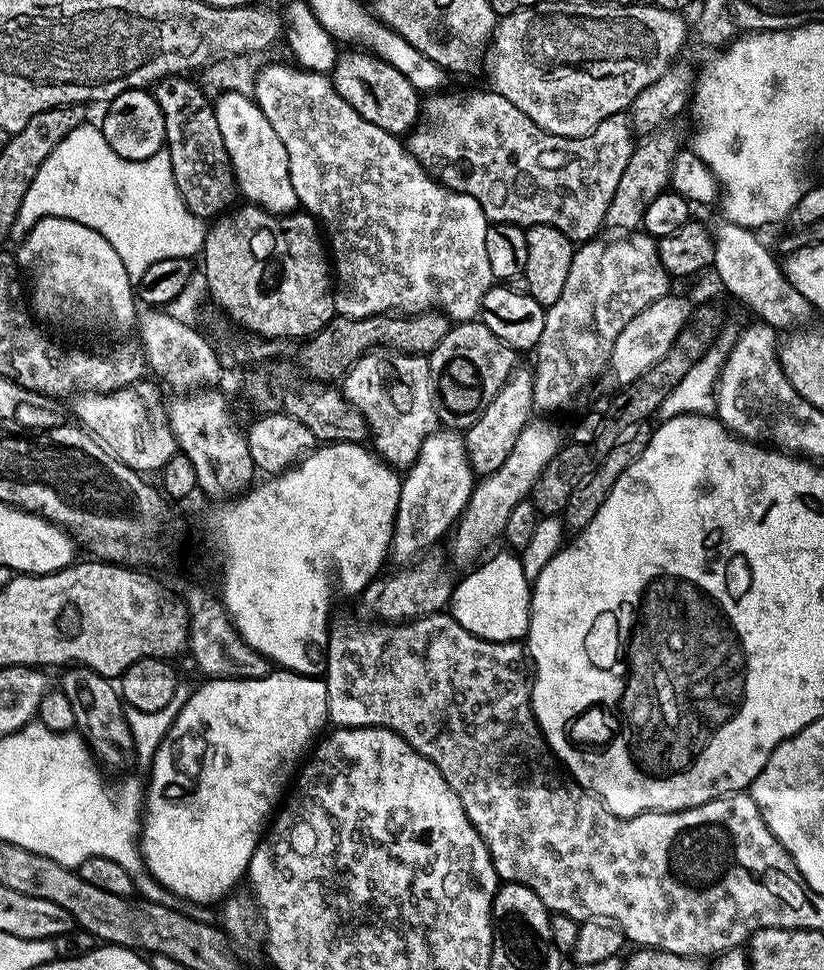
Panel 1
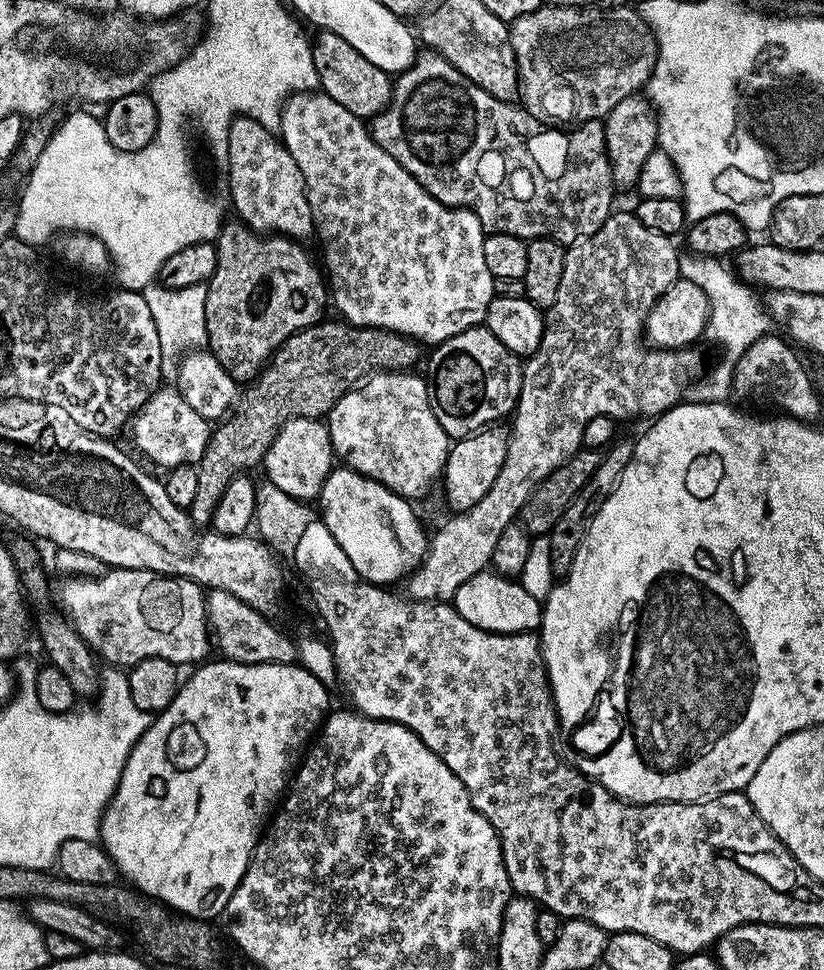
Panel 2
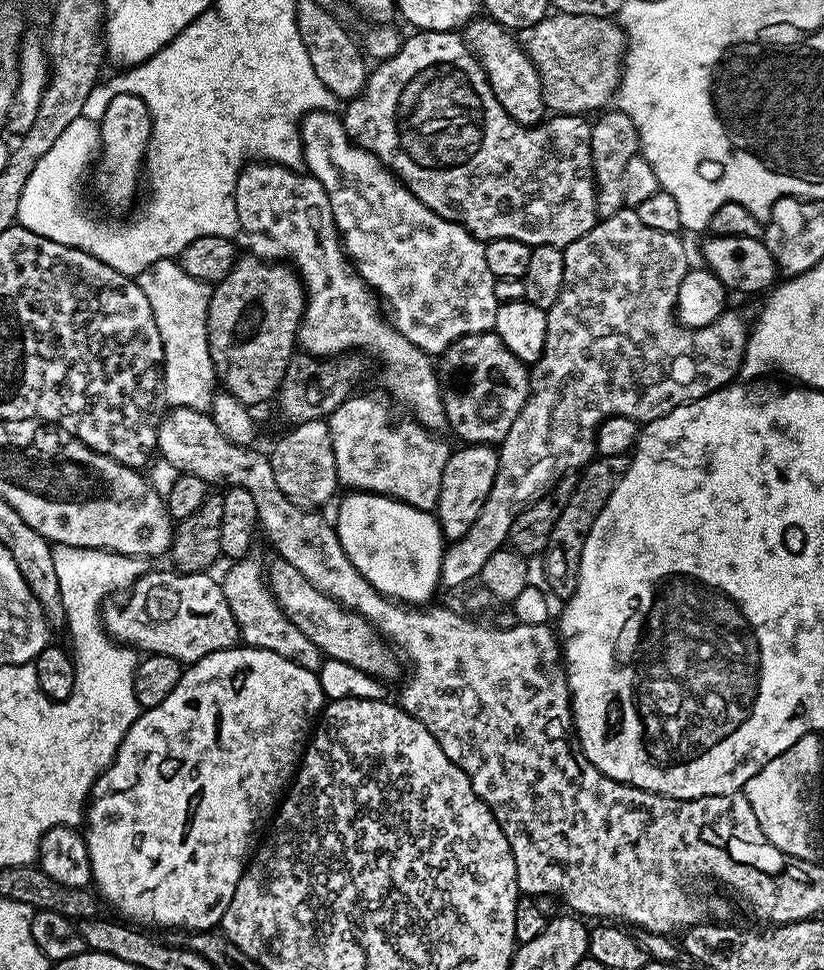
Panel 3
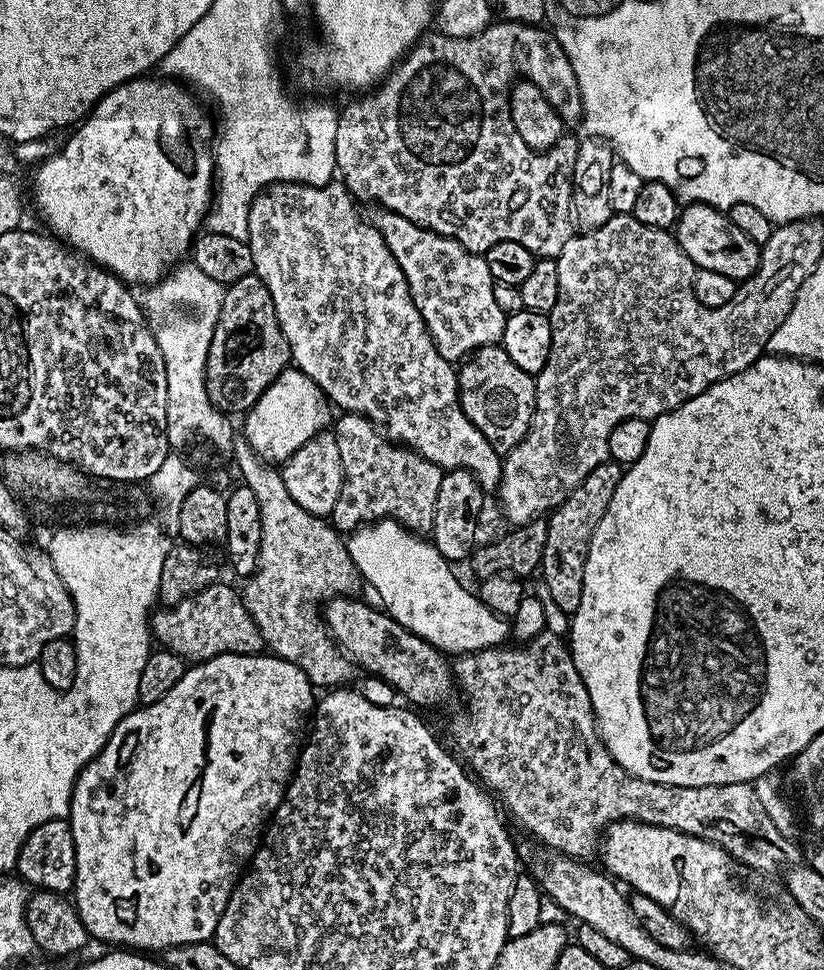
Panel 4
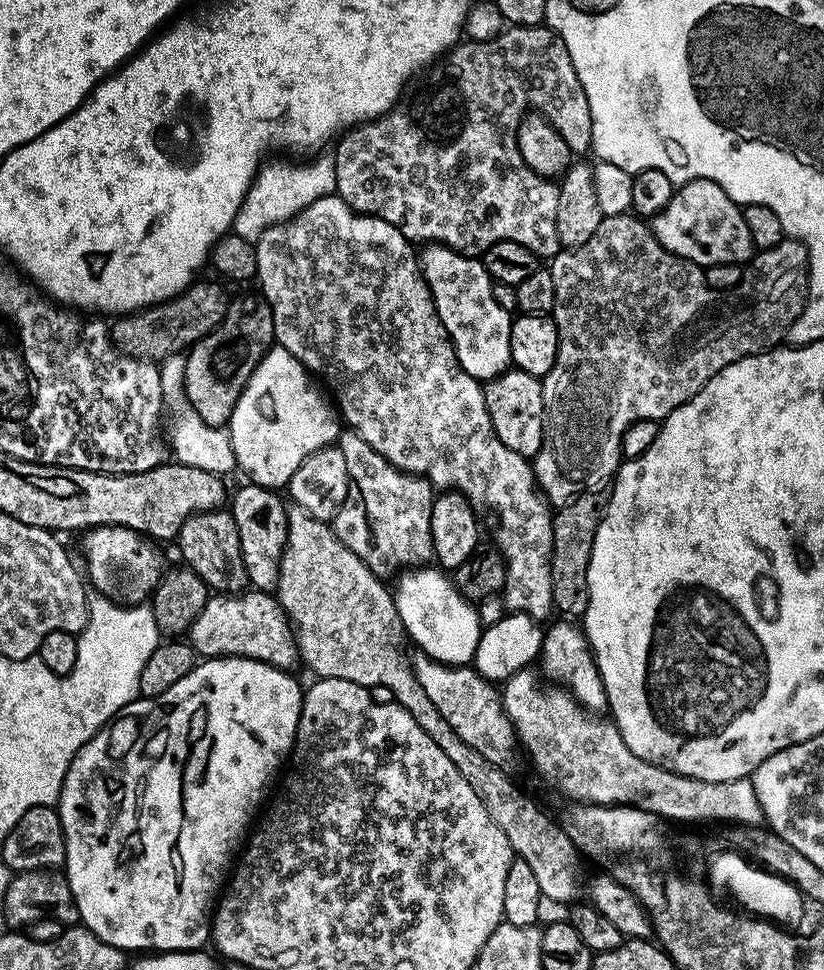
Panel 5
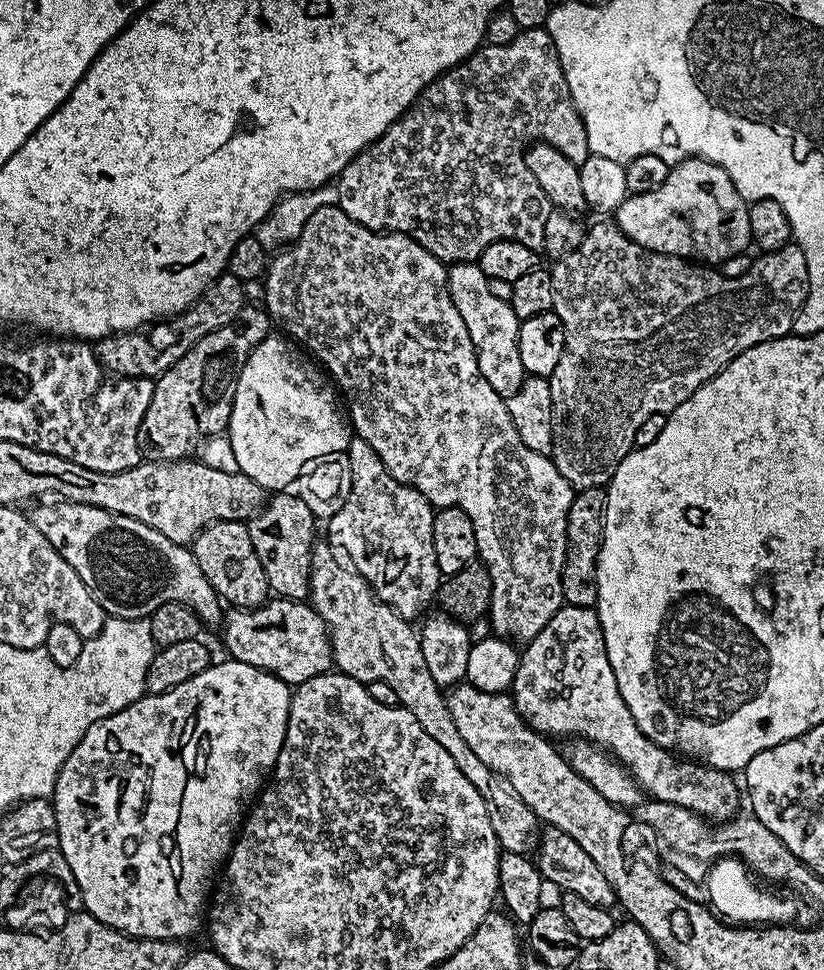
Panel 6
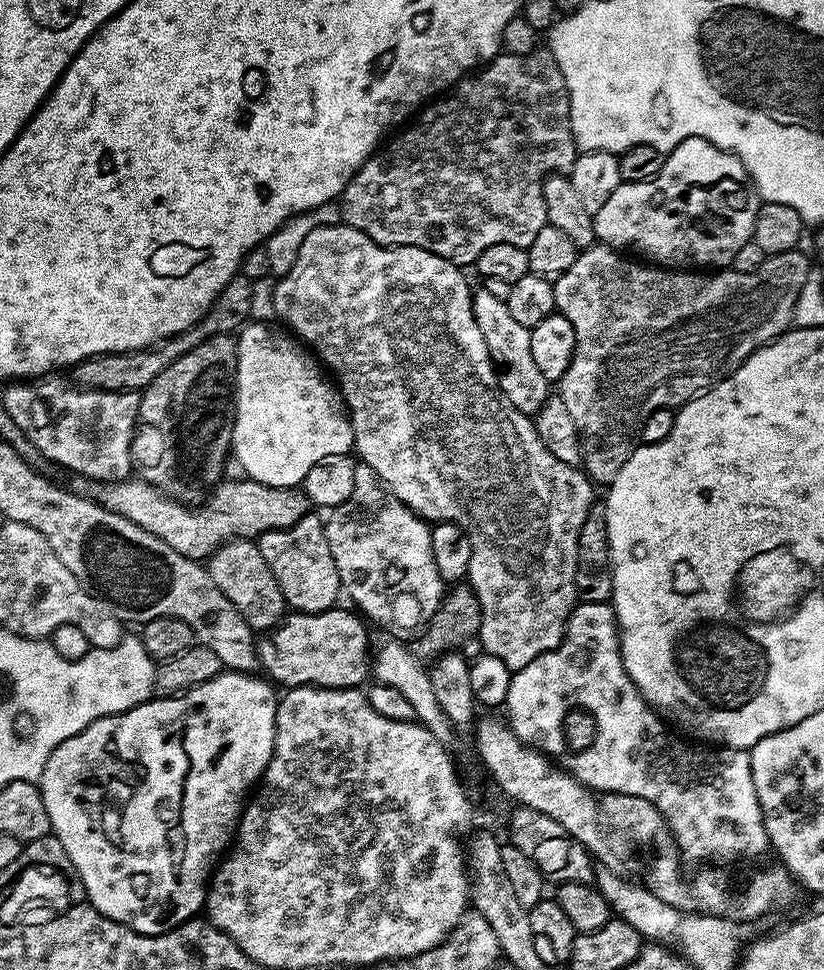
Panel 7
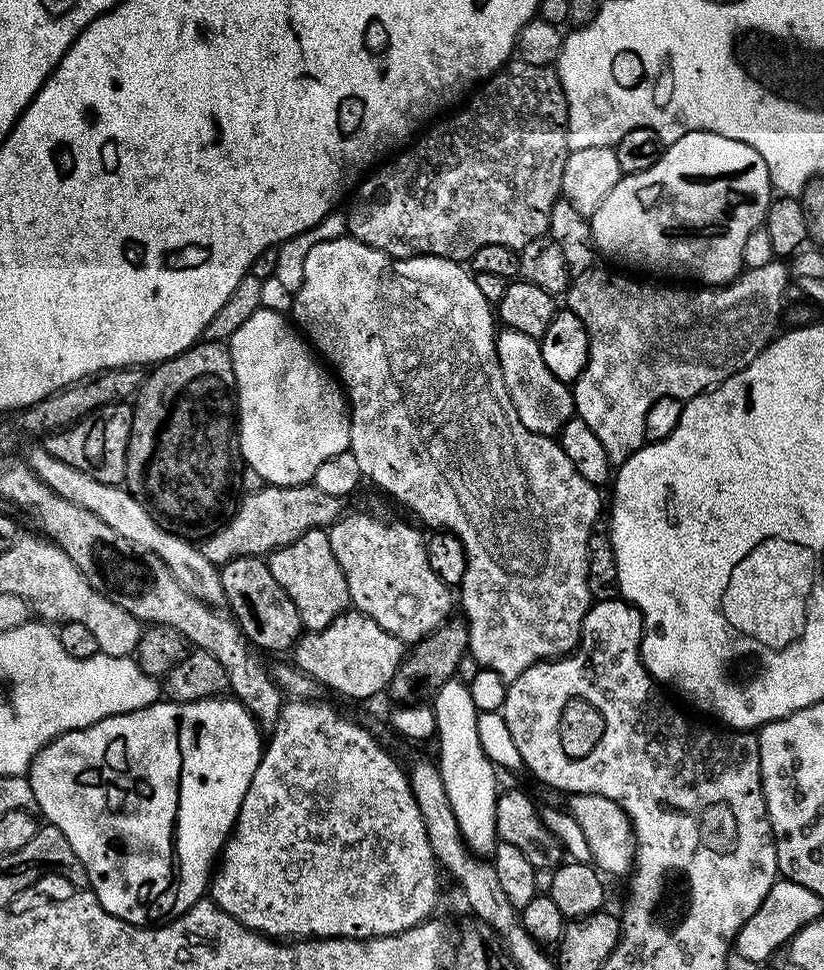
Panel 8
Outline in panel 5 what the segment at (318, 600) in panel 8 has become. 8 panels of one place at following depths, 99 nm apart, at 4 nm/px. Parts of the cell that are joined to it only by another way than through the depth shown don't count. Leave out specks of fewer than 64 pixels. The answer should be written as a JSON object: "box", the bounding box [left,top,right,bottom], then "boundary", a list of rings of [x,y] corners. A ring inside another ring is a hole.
{"box":[230,482,288,590],"boundary":[[[244,482],[230,496],[230,511],[238,526],[238,542],[242,546],[242,562],[246,562],[248,583],[256,590],[275,589],[276,573],[279,572],[280,560],[284,557],[288,537],[288,508],[276,496],[279,495],[273,489],[251,482]]]}

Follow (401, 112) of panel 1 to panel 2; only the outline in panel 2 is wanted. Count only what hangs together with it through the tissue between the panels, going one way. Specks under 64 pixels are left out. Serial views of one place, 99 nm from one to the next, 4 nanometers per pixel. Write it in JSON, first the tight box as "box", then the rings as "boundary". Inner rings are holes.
{"box":[312,30,394,120],"boundary":[[[322,30],[317,33],[317,36],[318,38],[316,40],[314,38],[312,42],[312,58],[319,76],[321,91],[327,94],[328,97],[333,98],[334,102],[345,106],[346,110],[350,110],[356,117],[363,120],[370,120],[386,108],[392,100],[392,86],[394,82],[391,75],[378,69],[378,66],[373,66],[370,62],[367,62],[366,58],[363,58],[362,54],[358,53],[358,50],[354,50],[338,34]]]}

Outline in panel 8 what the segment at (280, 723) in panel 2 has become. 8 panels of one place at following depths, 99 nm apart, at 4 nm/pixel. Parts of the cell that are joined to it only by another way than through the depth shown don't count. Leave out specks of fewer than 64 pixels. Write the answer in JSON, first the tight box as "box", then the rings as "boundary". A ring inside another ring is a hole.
{"box":[26,698,262,925],"boundary":[[[213,698],[196,700],[193,704],[173,704],[157,702],[137,712],[127,712],[121,716],[108,716],[88,728],[79,728],[73,732],[64,732],[48,743],[38,754],[32,757],[32,764],[26,773],[30,782],[30,790],[34,790],[36,808],[39,815],[47,823],[52,824],[62,834],[66,834],[66,842],[74,846],[74,854],[82,862],[88,875],[90,890],[102,902],[102,906],[114,918],[122,918],[131,924],[147,925],[149,922],[167,922],[184,912],[191,910],[205,895],[210,884],[210,873],[214,861],[219,857],[223,847],[228,843],[236,827],[238,810],[242,806],[242,798],[246,798],[246,790],[250,786],[250,778],[254,778],[254,770],[258,770],[258,762],[262,755],[261,725],[241,706],[235,698]]]}

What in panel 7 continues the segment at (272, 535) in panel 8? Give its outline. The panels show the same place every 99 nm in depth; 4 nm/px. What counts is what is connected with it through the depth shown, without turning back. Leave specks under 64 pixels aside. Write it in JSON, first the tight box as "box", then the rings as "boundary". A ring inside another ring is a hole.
{"box":[74,476,310,562],"boundary":[[[76,476],[74,482],[77,493],[95,500],[114,514],[122,514],[122,518],[162,538],[162,542],[178,550],[178,554],[201,562],[207,561],[226,542],[250,540],[270,530],[289,528],[310,512],[309,498],[299,487],[275,488],[251,478],[242,481],[225,479],[207,493],[208,504],[200,504],[197,508],[191,508],[191,503],[181,502],[159,492],[153,484],[147,484],[139,478],[102,484],[99,480]]]}

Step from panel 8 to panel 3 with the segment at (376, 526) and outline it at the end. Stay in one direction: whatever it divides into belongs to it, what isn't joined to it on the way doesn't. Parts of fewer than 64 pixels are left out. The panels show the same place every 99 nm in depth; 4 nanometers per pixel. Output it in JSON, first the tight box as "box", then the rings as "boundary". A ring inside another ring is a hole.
{"box":[327,395,450,512],"boundary":[[[358,395],[349,396],[327,417],[337,481],[348,490],[389,496],[423,512],[432,512],[438,502],[438,490],[442,490],[442,470],[446,470],[450,455],[447,442],[415,419],[395,424],[382,401]]]}

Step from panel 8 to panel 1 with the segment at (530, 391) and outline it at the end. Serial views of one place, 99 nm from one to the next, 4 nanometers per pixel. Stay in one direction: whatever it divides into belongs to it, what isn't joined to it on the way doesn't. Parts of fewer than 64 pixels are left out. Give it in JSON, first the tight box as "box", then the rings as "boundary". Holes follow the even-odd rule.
{"box":[254,64,494,322],"boundary":[[[268,64],[257,76],[255,73],[254,99],[262,110],[262,114],[266,114],[270,126],[274,126],[278,138],[282,138],[282,146],[286,146],[286,158],[290,162],[290,182],[294,182],[294,194],[298,194],[299,207],[308,215],[315,216],[326,233],[326,244],[330,249],[330,263],[334,269],[334,295],[337,313],[350,318],[366,318],[395,312],[415,314],[439,310],[452,322],[477,319],[480,315],[482,298],[486,298],[486,294],[494,286],[490,270],[490,257],[486,254],[486,230],[490,222],[486,218],[482,206],[474,198],[461,192],[455,192],[453,188],[441,184],[414,159],[411,152],[395,135],[379,129],[372,122],[360,117],[349,102],[346,102],[341,94],[338,94],[338,90],[335,89],[331,79],[325,73],[305,71],[299,66],[288,64]]]}

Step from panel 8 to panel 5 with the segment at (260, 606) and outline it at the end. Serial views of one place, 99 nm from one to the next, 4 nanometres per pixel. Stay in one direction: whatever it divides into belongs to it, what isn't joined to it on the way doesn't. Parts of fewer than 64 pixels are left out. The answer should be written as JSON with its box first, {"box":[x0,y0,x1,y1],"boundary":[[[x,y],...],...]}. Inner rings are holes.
{"box":[178,511,249,594],"boundary":[[[231,511],[198,512],[182,522],[178,537],[183,563],[195,570],[216,594],[239,594],[249,587],[246,562],[242,562],[242,546],[238,542],[238,526]]]}

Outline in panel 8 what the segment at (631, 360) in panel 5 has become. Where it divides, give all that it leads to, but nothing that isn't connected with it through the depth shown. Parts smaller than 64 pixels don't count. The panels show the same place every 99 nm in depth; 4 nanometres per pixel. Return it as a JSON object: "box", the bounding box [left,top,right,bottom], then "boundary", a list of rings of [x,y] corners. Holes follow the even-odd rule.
{"box":[566,259,790,466],"boundary":[[[775,259],[766,266],[741,271],[740,275],[728,284],[700,286],[695,289],[697,292],[691,292],[688,288],[663,288],[660,284],[643,284],[642,281],[631,280],[630,277],[623,276],[620,272],[611,272],[608,268],[600,267],[593,266],[588,272],[579,273],[569,283],[566,293],[566,299],[568,299],[567,311],[578,314],[578,318],[582,318],[582,326],[586,326],[586,334],[588,335],[588,361],[582,370],[582,374],[571,385],[572,403],[575,415],[580,416],[582,422],[586,422],[586,426],[590,426],[590,430],[594,430],[598,442],[602,442],[602,447],[606,450],[610,462],[614,466],[619,466],[625,464],[639,448],[644,447],[646,443],[644,439],[646,410],[650,410],[650,406],[654,406],[654,402],[658,402],[658,398],[673,396],[687,402],[692,397],[700,395],[701,392],[707,392],[710,388],[717,388],[719,384],[726,382],[726,378],[746,370],[746,366],[750,366],[750,362],[754,362],[754,358],[758,358],[760,351],[770,343],[781,327],[781,325],[779,326],[780,316],[782,320],[782,313],[786,308],[784,295],[787,294],[788,288],[790,290],[789,265]]]}

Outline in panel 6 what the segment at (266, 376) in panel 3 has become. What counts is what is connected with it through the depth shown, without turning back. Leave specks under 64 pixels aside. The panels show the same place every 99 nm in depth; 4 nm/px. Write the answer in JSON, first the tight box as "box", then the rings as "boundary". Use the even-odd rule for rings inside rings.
{"box":[140,306,274,462],"boundary":[[[245,306],[239,318],[230,326],[222,326],[214,334],[206,334],[202,342],[198,342],[170,370],[166,370],[161,376],[155,377],[154,394],[150,398],[150,406],[146,406],[146,414],[142,418],[140,435],[145,449],[157,452],[159,459],[164,462],[183,460],[191,457],[197,451],[198,445],[205,438],[221,435],[227,429],[232,413],[232,403],[236,393],[236,383],[240,377],[240,371],[250,354],[258,346],[258,342],[265,340],[273,331],[274,321],[268,315],[268,309],[263,306]]]}

